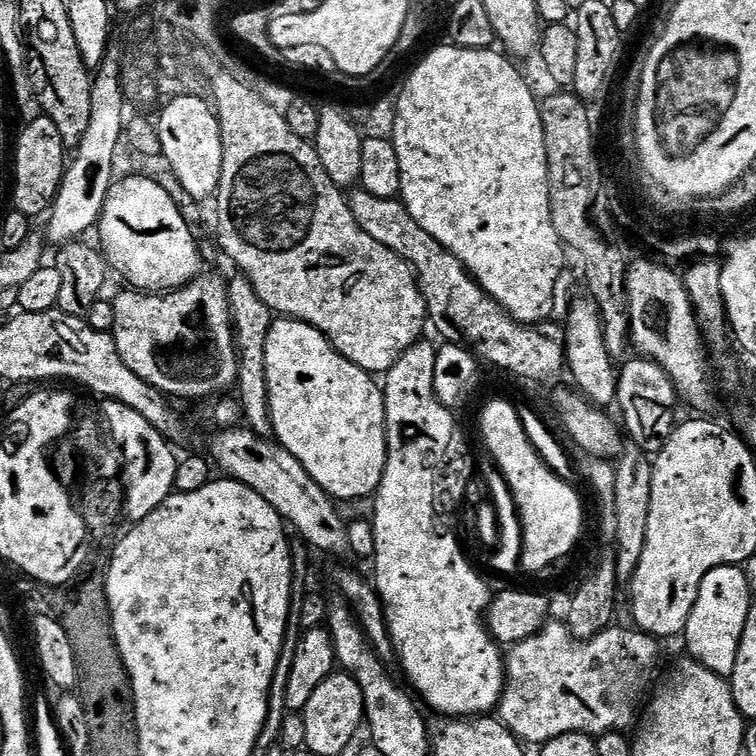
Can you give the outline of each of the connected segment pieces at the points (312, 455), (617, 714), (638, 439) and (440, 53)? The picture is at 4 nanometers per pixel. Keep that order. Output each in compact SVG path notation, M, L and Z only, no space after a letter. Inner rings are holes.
M287 318L272 321L272 329L266 338L265 368L275 442L290 450L290 454L306 466L306 474L310 474L333 501L372 496L382 482L388 457L388 427L381 385L377 381L375 384L372 381L375 379L354 366L354 362L338 354L314 326Z
M552 618L530 638L511 645L504 662L500 723L528 746L543 746L571 732L595 738L604 732L627 729L627 724L637 719L656 663L662 657L657 637L628 628L613 626L594 638L578 640L567 623L559 624Z
M625 359L624 368L622 364L619 369L615 407L620 408L619 419L622 421L627 439L637 444L639 448L643 448L645 452L655 454L660 451L664 441L678 423L676 417L678 397L672 379L666 374L666 370L662 370L662 366L658 366L652 360L635 359Z
M445 46L436 48L412 73L404 84L404 89L395 97L396 121L393 124L392 145L398 150L398 166L402 169L402 186L399 199L403 200L406 210L410 210L410 218L430 234L472 275L494 298L506 309L518 324L540 326L544 319L553 315L552 299L555 283L560 273L565 271L564 255L566 249L554 230L554 222L550 214L550 190L548 189L548 163L546 162L546 138L542 130L542 118L538 96L532 93L524 76L515 68L517 65L503 51L487 48L486 50L462 50Z

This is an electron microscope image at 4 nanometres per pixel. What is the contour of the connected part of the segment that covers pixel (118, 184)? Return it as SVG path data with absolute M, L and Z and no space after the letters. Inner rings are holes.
M131 174L124 179L117 179L106 194L99 223L102 253L104 258L115 261L115 268L128 273L128 280L144 285L152 294L163 294L183 288L201 275L200 248L188 229L189 221L179 213L178 207L170 200L166 190L159 185L156 178L144 176Z

